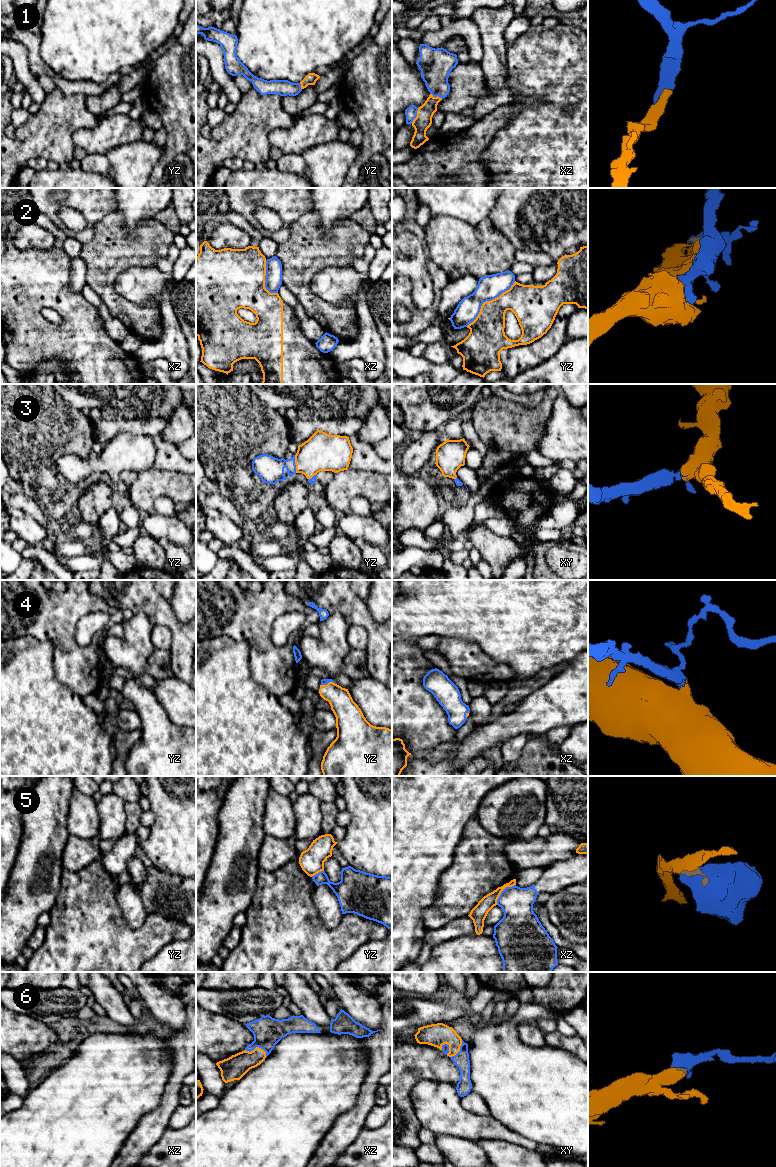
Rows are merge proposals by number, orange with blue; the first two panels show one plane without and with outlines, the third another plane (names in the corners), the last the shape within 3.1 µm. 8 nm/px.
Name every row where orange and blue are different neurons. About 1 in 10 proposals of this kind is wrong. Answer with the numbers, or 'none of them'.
2, 5

